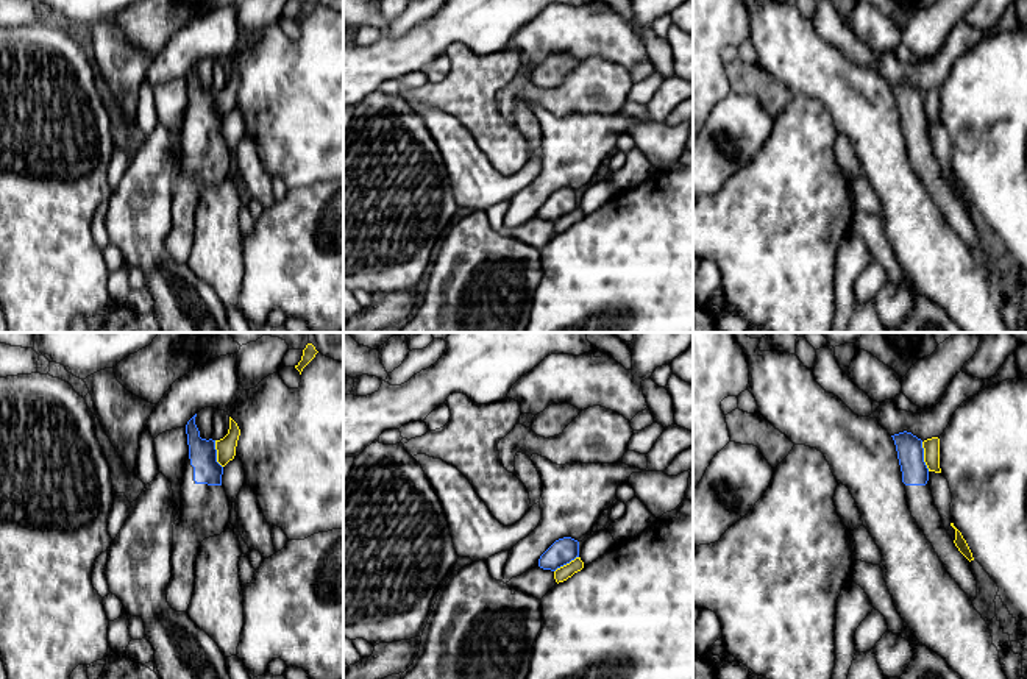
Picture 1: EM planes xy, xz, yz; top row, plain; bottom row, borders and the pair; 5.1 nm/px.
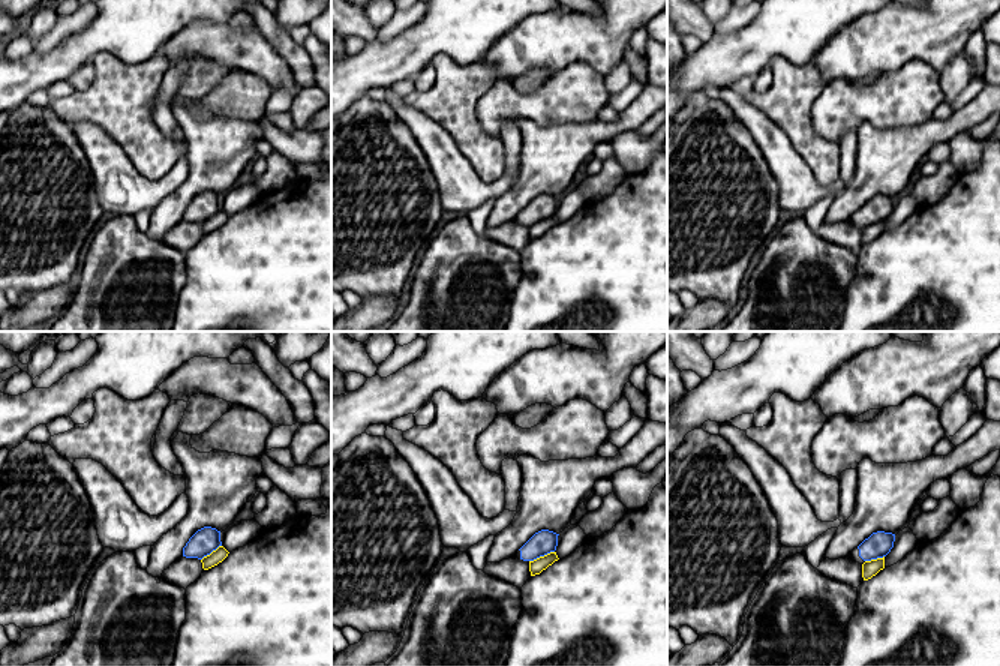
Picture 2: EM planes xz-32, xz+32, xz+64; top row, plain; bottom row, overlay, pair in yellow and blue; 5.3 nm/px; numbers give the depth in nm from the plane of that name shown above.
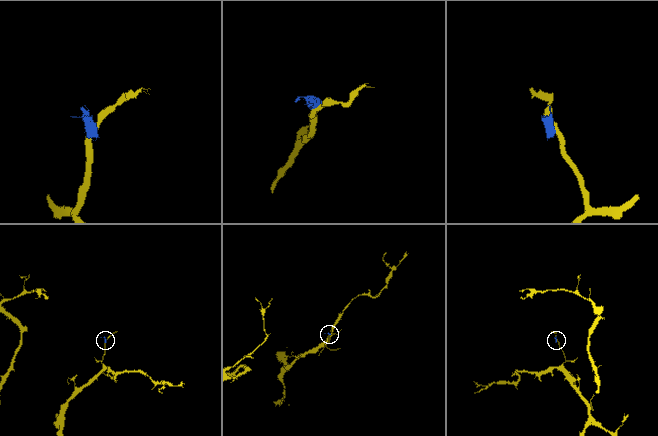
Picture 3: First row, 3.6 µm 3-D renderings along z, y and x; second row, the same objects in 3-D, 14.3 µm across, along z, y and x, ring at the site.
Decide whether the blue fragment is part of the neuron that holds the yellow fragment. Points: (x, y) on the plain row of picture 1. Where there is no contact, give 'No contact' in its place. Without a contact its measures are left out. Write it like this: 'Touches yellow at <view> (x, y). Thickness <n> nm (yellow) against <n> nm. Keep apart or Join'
Touches yellow at yz (924, 106). Thickness 80 nm (yellow) against 140 nm. Keep apart

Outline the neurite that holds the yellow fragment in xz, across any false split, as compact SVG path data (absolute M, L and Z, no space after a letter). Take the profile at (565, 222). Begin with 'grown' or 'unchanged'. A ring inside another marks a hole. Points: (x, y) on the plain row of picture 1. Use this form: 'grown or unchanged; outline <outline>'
unchanged; outline M576 208L574 211L571 211L570 214L557 219L554 222L554 229L556 233L563 233L568 228L571 228L574 223L581 222L584 219L584 212L581 211L581 208Z

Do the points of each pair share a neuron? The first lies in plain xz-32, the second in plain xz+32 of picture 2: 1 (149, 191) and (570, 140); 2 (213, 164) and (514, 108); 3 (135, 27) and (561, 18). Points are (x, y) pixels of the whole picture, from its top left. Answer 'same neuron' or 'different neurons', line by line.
1: different neurons
2: different neurons
3: different neurons

